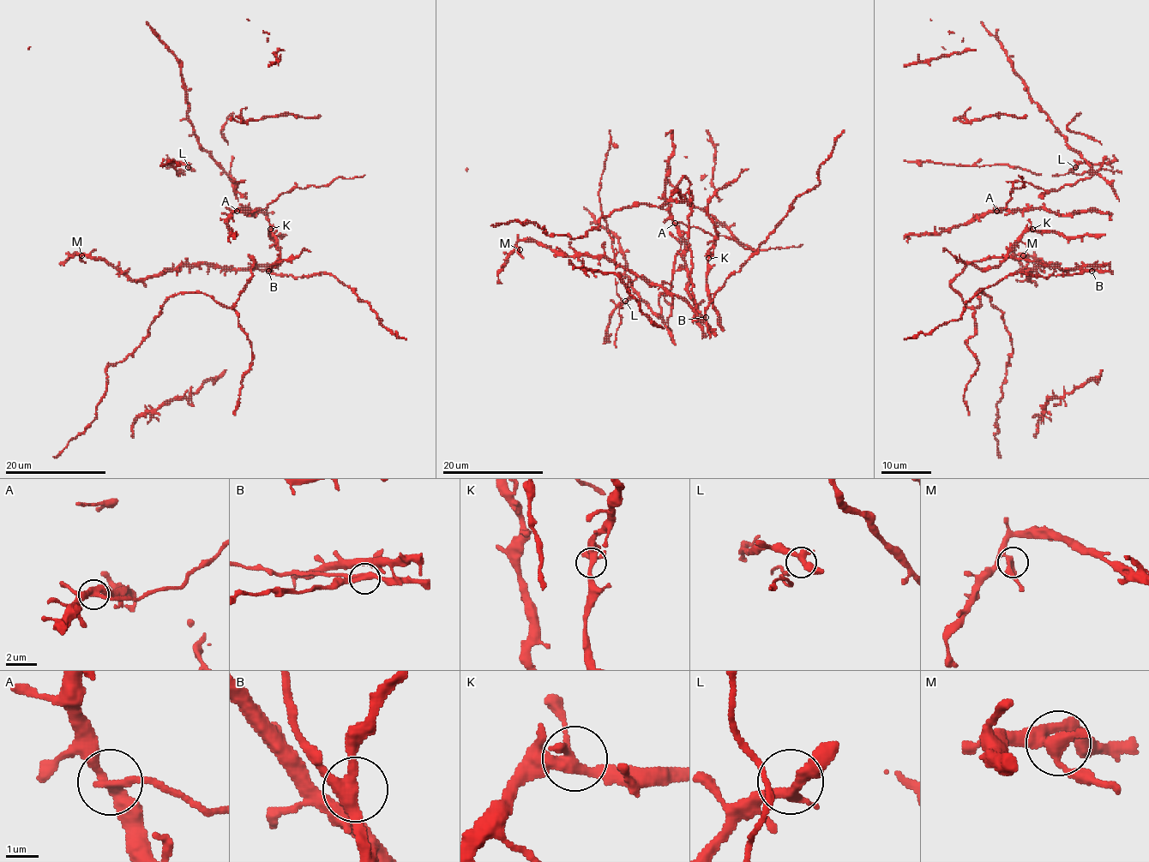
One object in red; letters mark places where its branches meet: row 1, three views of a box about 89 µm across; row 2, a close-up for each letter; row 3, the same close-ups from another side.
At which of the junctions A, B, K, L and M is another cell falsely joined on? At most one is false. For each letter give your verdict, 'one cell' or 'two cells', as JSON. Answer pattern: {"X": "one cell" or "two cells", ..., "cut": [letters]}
{"A": "two cells", "B": "one cell", "K": "one cell", "L": "one cell", "M": "one cell", "cut": ["A"]}

